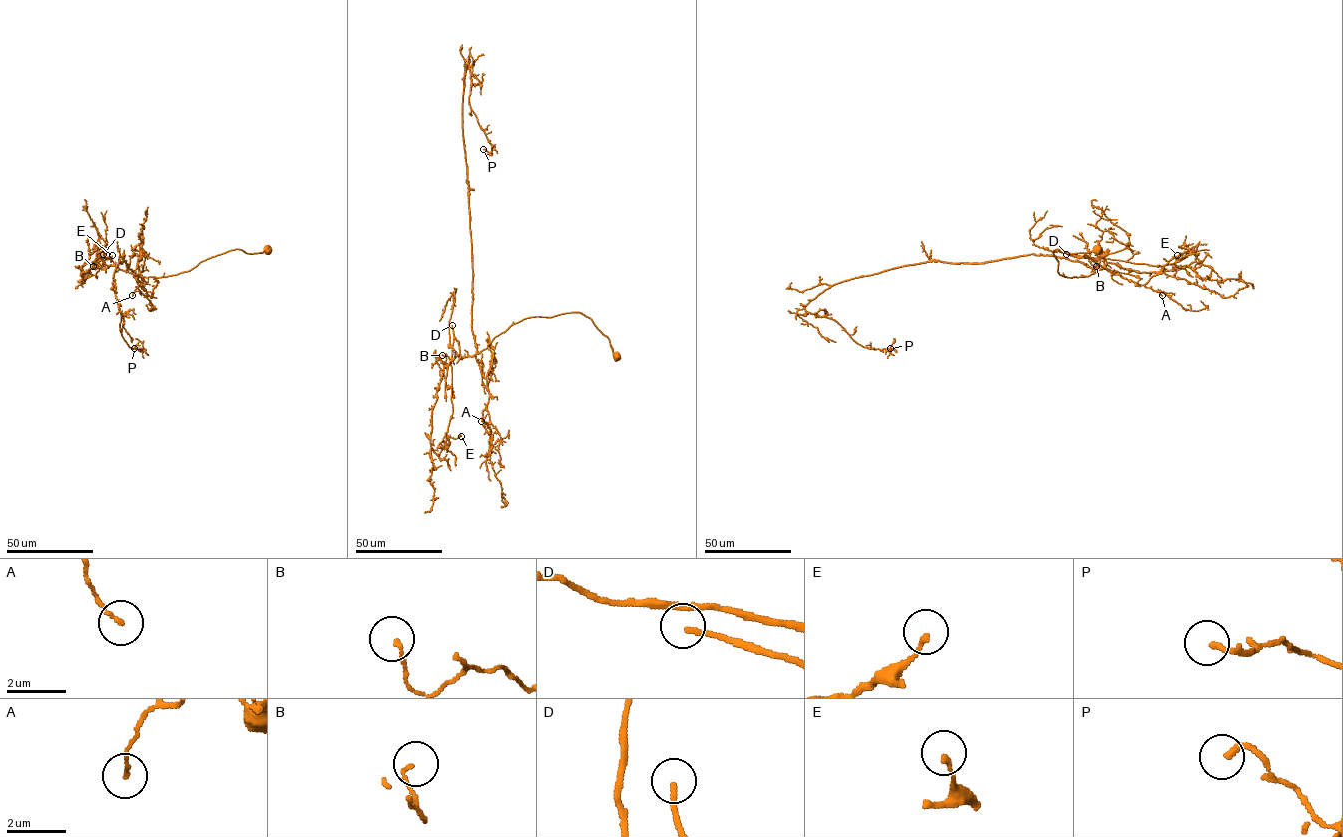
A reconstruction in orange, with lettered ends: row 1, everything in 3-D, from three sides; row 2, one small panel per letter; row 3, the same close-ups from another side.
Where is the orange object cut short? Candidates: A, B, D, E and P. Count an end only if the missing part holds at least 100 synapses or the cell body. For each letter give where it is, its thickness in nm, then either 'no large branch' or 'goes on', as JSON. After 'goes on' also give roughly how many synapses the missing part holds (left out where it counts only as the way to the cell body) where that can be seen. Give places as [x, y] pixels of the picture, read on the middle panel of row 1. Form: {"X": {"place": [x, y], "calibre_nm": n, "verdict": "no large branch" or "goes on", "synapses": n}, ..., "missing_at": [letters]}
{"A": {"place": [481, 421], "calibre_nm": 130, "verdict": "no large branch"}, "B": {"place": [442, 355], "calibre_nm": 100, "verdict": "no large branch"}, "D": {"place": [452, 325], "calibre_nm": 170, "verdict": "goes on", "synapses": 200}, "E": {"place": [461, 436], "calibre_nm": 140, "verdict": "no large branch"}, "P": {"place": [483, 149], "calibre_nm": 190, "verdict": "no large branch"}, "missing_at": ["D"]}

